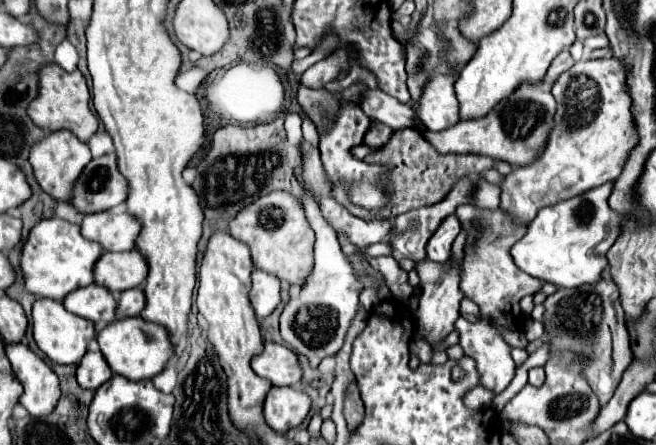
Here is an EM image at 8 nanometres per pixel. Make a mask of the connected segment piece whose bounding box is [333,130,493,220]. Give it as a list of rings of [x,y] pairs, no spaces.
[[[399,130],[393,132],[391,140],[377,150],[375,154],[365,158],[369,164],[379,164],[379,166],[387,166],[387,168],[397,168],[397,190],[401,192],[401,200],[389,200],[385,208],[379,210],[367,210],[361,208],[357,204],[353,204],[345,192],[343,186],[333,188],[333,196],[337,202],[343,202],[343,206],[347,206],[347,210],[351,210],[351,214],[363,218],[363,220],[375,220],[375,218],[395,218],[407,210],[419,208],[419,206],[431,206],[435,202],[441,202],[449,190],[453,188],[453,184],[463,178],[463,176],[479,176],[483,172],[487,172],[489,168],[493,168],[493,160],[487,156],[477,156],[477,154],[439,154],[425,138],[421,132],[417,130]]]

